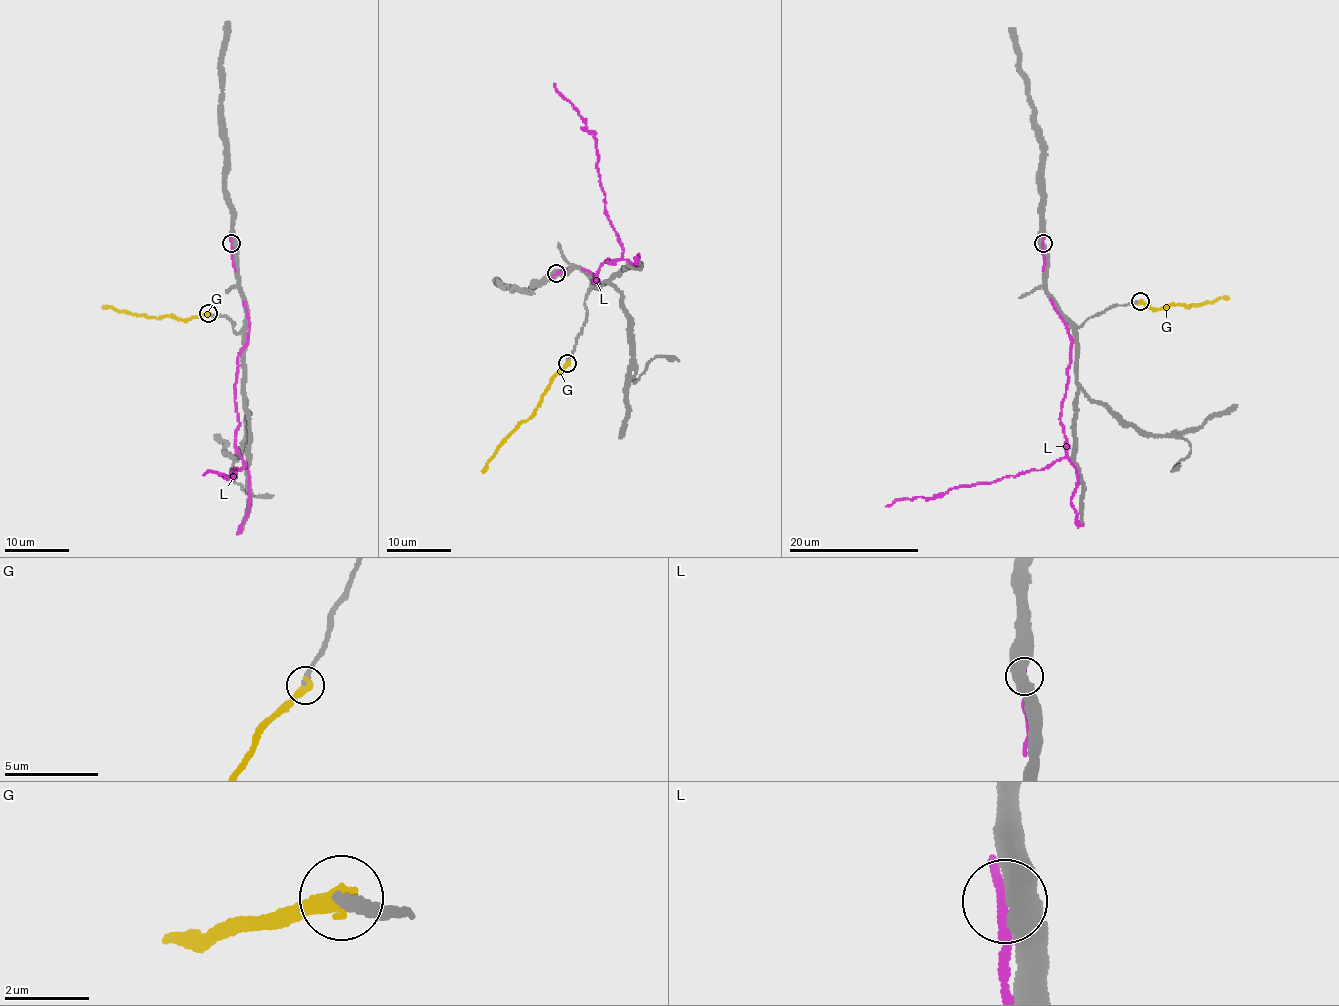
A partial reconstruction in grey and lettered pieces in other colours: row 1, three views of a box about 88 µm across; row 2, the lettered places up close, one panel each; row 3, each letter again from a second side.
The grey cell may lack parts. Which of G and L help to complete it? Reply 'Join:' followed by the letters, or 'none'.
Join: none

